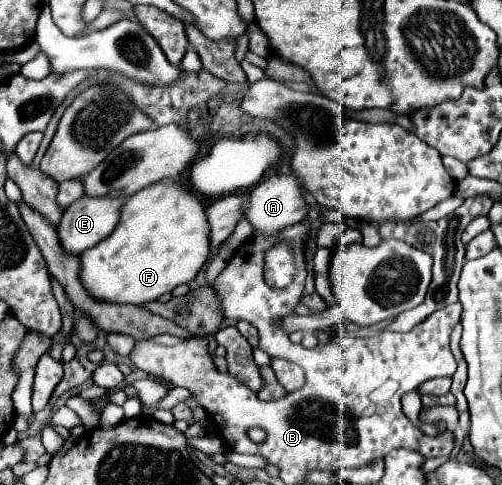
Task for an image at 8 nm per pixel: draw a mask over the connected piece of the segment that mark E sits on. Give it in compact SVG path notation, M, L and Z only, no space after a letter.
M81 197L73 205L69 205L63 211L61 223L57 227L57 235L59 235L59 241L61 241L59 245L63 247L63 251L67 255L81 255L85 249L95 247L99 241L103 241L107 235L111 235L111 231L119 223L119 209L121 209L121 205L123 205L123 197L119 197L119 199Z

